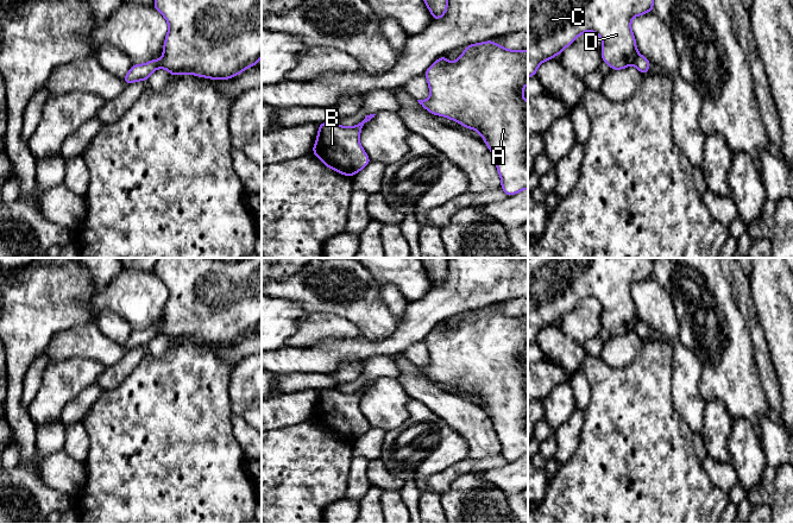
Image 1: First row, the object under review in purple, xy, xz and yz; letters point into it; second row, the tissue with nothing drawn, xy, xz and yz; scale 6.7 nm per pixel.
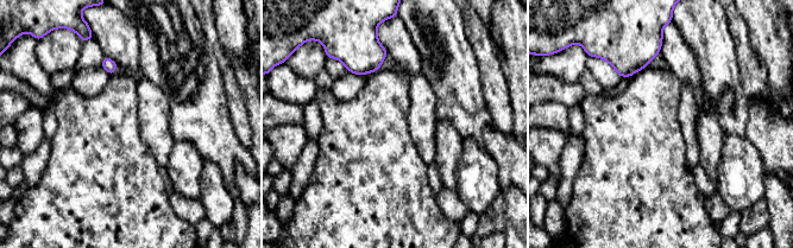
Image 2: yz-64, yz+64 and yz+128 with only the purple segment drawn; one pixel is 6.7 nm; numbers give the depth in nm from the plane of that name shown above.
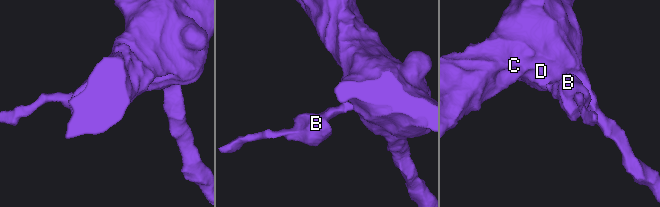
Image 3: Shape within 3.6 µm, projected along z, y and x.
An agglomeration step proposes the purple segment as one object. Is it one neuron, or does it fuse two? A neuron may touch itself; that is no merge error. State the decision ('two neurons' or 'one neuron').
one neuron

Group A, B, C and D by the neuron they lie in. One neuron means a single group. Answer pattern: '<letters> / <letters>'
A B C D

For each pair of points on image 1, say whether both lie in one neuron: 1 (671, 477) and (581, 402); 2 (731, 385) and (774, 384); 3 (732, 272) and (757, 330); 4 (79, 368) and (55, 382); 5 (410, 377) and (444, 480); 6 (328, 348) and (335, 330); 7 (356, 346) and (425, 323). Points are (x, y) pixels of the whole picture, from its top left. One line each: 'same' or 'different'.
1: different
2: different
3: same
4: same
5: different
6: different
7: same

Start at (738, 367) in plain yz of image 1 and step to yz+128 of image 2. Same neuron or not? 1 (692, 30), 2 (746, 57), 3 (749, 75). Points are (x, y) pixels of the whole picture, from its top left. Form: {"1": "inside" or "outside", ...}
{"1": "inside", "2": "outside", "3": "outside"}

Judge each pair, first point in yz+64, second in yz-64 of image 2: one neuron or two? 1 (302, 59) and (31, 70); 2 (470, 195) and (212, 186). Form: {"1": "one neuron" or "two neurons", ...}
{"1": "two neurons", "2": "one neuron"}

